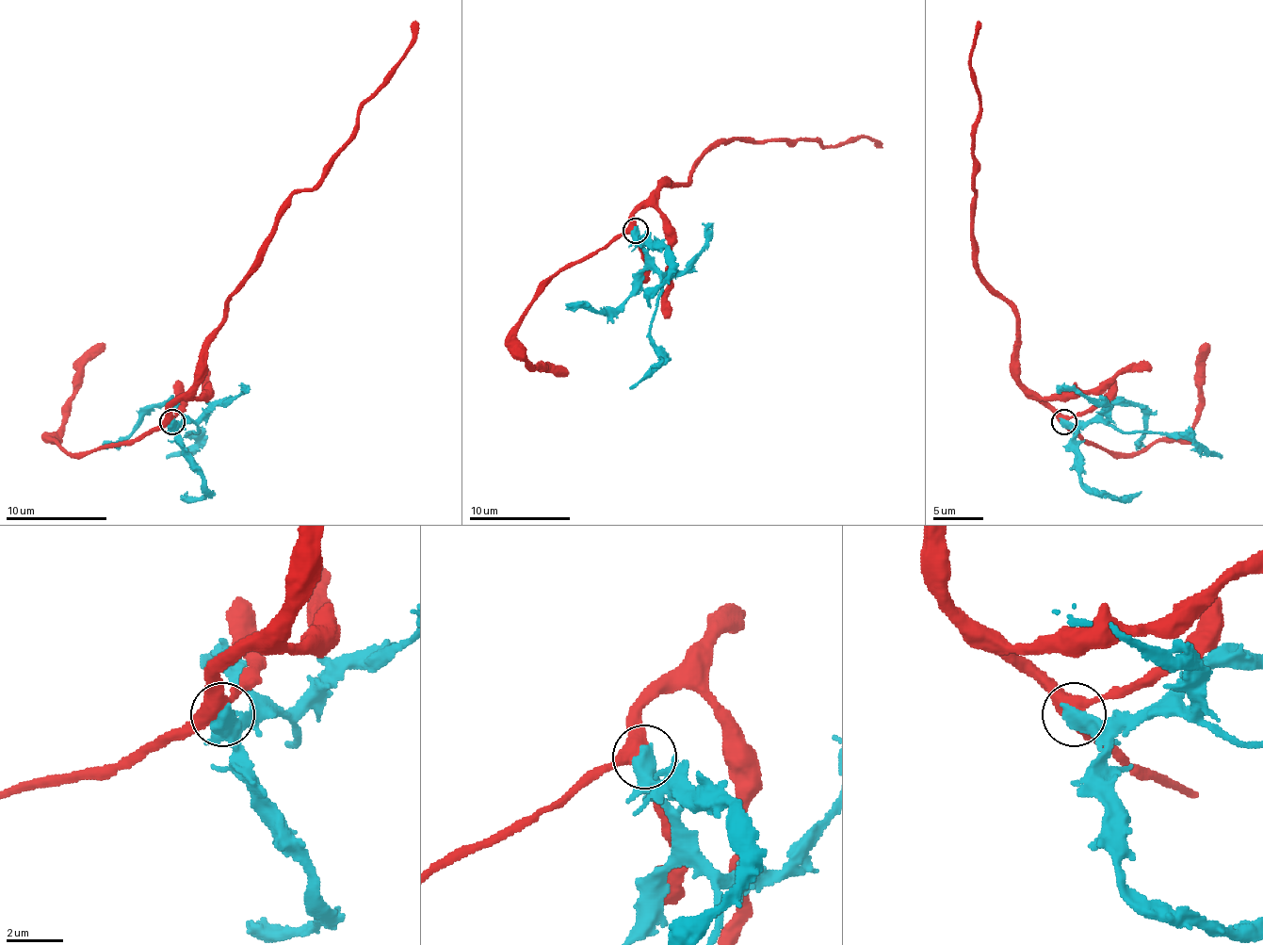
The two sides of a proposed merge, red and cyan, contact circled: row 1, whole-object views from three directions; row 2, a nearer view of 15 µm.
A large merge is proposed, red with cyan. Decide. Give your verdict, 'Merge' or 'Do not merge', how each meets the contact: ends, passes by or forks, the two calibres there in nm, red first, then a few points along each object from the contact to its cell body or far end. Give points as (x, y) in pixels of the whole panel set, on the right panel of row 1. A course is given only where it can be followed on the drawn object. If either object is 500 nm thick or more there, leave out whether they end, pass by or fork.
Do not merge. Thickness 440 nm (red) against 650 nm. Course of red: (1063, 422), (1018, 380), (1015, 309), (978, 266), (972, 135), (980, 106), (970, 54), (978, 39), (978, 21). Course of cyan: (1063, 422), (1107, 422), (1124, 432), (1179, 432), (1222, 458)

